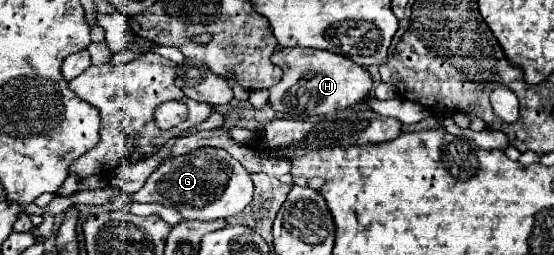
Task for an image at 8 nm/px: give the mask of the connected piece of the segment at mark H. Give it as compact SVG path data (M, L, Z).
M278 49L272 55L272 63L284 71L280 83L270 91L270 105L274 111L286 117L304 117L304 115L326 115L332 111L348 109L358 101L364 101L372 91L374 83L370 73L356 65L352 59L334 55L318 49Z

